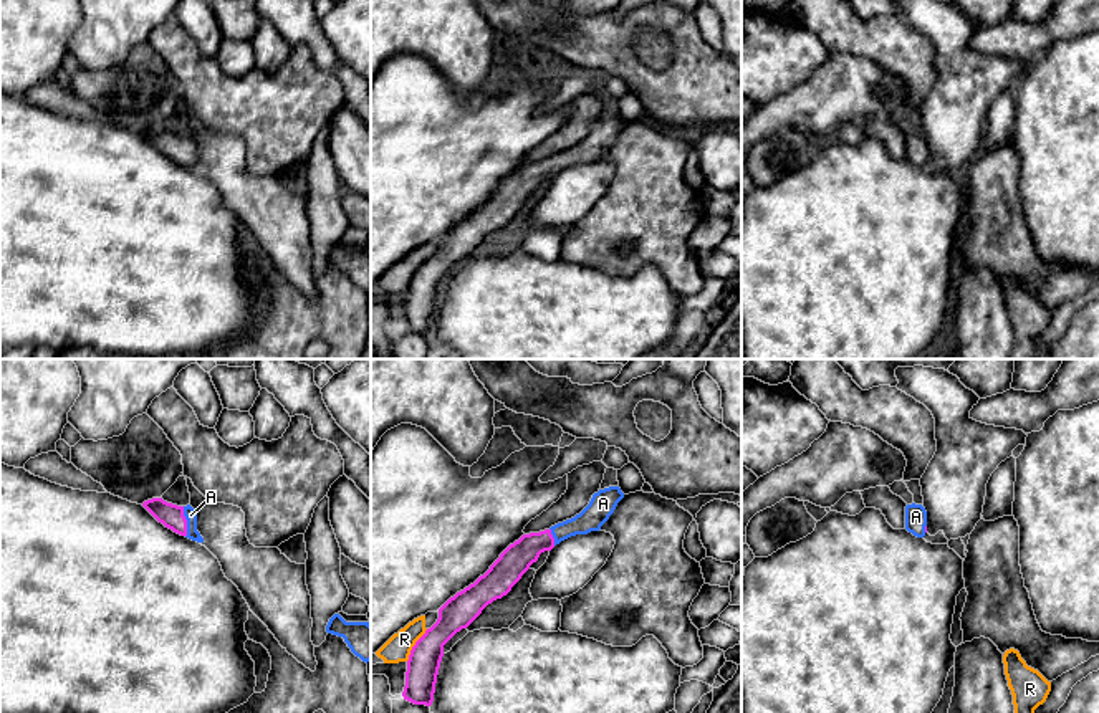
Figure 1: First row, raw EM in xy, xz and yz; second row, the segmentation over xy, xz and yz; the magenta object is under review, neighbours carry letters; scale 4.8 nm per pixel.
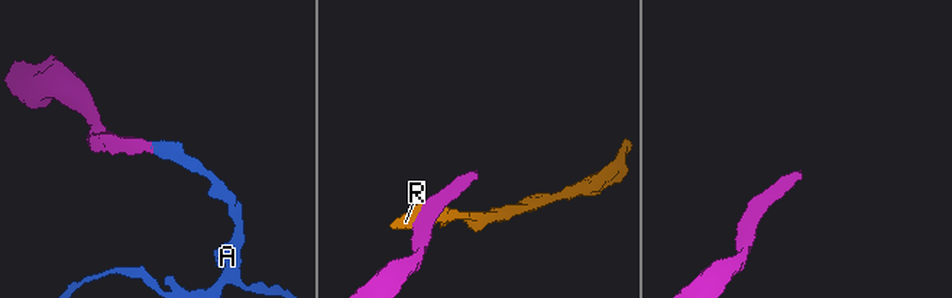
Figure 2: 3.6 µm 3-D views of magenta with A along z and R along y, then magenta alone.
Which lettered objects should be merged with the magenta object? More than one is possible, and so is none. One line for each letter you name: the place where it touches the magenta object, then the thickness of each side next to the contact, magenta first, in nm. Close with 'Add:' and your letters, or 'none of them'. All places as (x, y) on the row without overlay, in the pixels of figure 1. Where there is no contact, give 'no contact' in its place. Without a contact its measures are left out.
A: meets magenta in xy at (186, 151); 110 nm thick on the magenta side, 60 nm on the other
Add: A

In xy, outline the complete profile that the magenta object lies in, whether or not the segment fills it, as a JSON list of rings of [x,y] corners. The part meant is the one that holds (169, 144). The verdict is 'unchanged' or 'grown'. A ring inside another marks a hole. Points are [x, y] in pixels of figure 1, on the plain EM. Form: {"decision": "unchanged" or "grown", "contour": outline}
{"decision": "grown", "contour": [[[152,127],[144,131],[142,136],[174,162],[192,170],[204,172],[204,167],[197,160],[197,141],[190,134],[177,136],[164,131],[162,127]]]}

